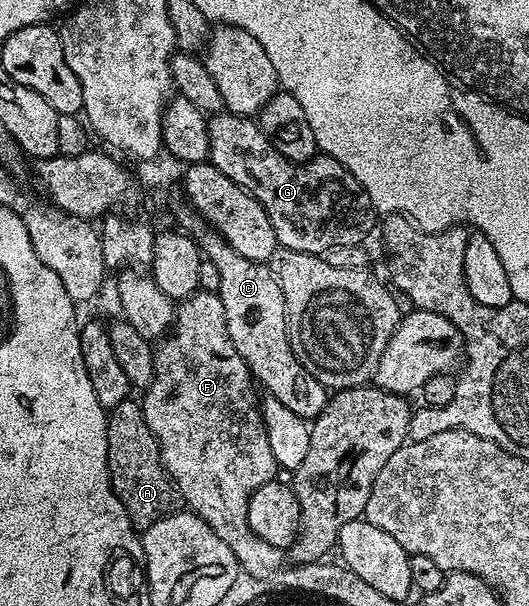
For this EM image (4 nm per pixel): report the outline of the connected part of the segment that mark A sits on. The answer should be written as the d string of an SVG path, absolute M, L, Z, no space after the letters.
M135 398L123 400L110 409L107 417L106 450L110 482L132 525L143 530L154 526L154 522L162 522L162 518L181 511L185 507L184 499L176 489L176 483L164 469L160 443L154 438L150 426L146 426L143 403Z

